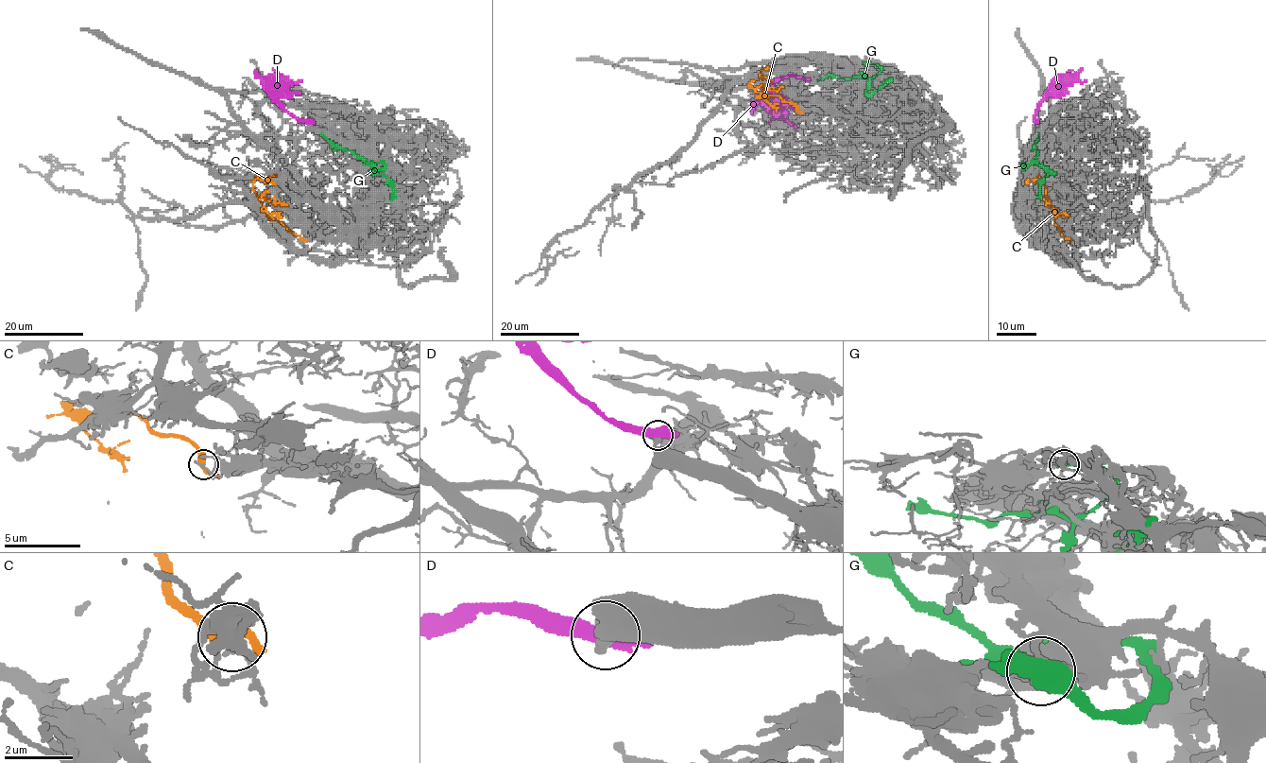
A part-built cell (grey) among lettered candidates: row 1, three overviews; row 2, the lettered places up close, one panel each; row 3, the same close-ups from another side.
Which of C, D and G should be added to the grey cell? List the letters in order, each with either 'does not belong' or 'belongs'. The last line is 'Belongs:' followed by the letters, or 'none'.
C: does not belong
D: does not belong
G: does not belong
Belongs: none

